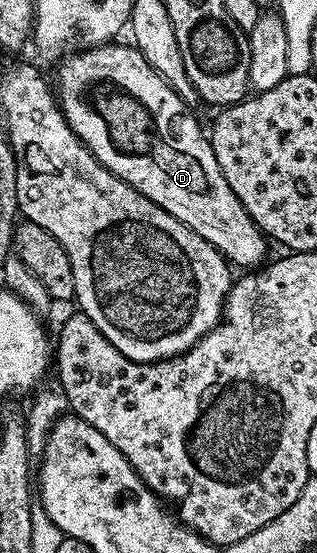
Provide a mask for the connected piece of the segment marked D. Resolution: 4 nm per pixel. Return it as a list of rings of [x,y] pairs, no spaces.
[[[106,44],[74,52],[56,67],[55,94],[70,128],[99,164],[131,184],[131,188],[147,196],[147,200],[159,204],[159,208],[175,216],[175,220],[203,236],[203,240],[211,243],[234,267],[260,267],[266,261],[267,239],[251,220],[247,208],[243,208],[239,196],[231,192],[231,184],[227,184],[219,160],[215,160],[213,143],[206,131],[205,134],[201,131],[196,116],[185,107],[186,99],[173,91],[171,84],[147,64],[136,45],[117,45]]]

